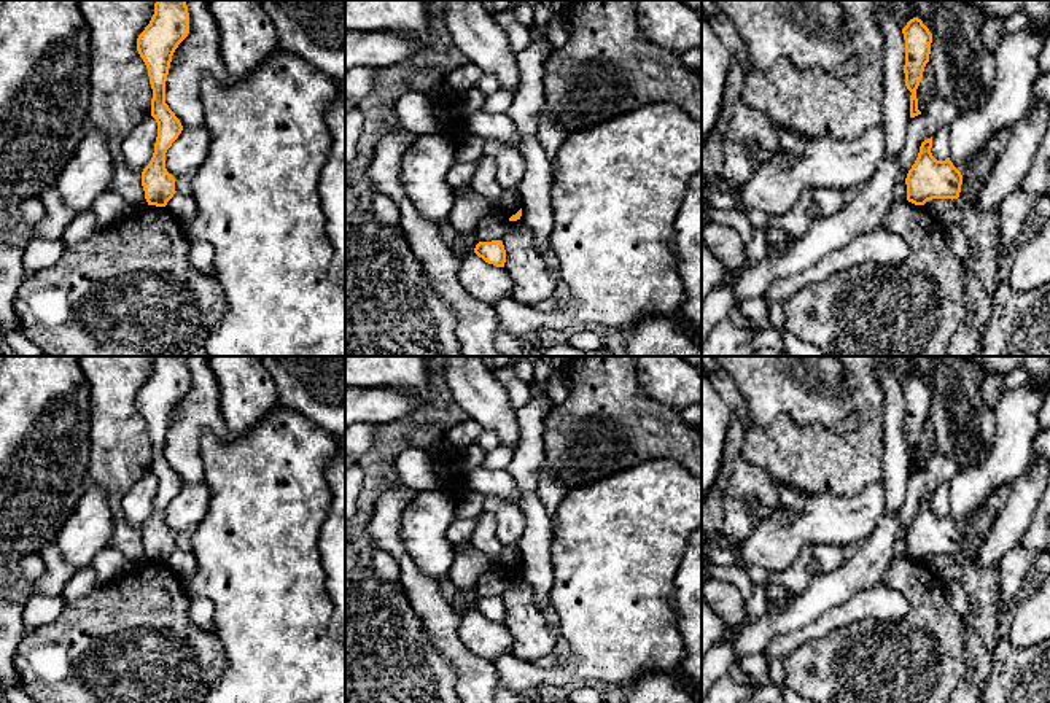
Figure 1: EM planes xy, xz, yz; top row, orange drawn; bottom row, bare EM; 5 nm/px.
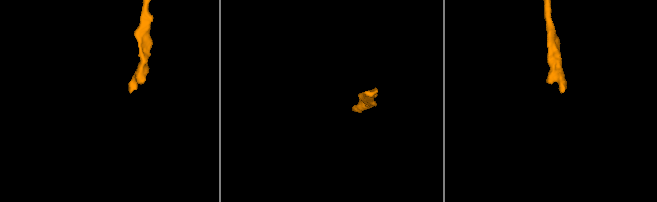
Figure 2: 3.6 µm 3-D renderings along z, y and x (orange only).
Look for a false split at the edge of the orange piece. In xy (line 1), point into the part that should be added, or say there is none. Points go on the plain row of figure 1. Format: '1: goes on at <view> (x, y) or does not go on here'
1: does not go on here

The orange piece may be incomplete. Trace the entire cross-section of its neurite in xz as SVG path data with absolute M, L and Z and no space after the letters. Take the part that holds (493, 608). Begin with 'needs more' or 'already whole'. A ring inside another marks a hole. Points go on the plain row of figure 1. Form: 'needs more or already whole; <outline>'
already whole; M501 596L479 598L474 604L474 609L488 620L504 623L506 606Z

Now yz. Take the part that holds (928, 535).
already whole; M932 493L920 503L918 514L907 530L907 557L924 561L932 555L958 555L962 541L961 528L950 514L937 517L932 509Z

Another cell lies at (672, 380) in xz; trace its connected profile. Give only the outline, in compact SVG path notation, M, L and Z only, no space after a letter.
M635 356L644 393L679 412L702 402L702 374L682 356Z

